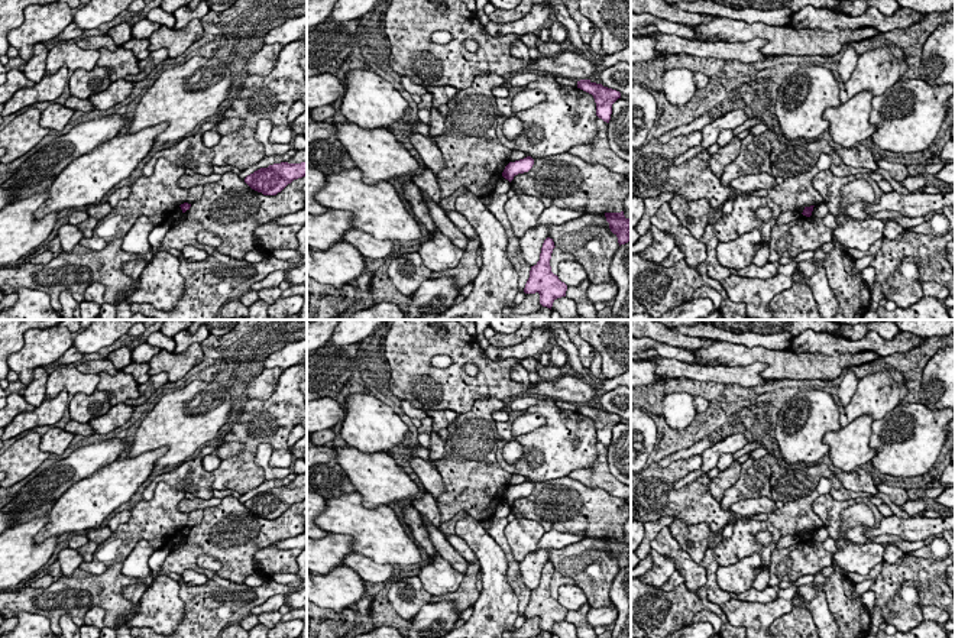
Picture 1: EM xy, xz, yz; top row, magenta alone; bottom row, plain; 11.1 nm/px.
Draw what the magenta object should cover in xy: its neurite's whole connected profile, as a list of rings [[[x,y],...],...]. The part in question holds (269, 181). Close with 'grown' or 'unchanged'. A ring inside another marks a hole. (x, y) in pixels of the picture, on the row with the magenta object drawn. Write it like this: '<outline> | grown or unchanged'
[[[307,161],[301,163],[273,163],[260,168],[245,178],[245,182],[263,195],[276,195],[294,179],[307,175]]] | unchanged

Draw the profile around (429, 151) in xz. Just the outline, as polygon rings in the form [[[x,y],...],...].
[[[411,133],[409,142],[414,145],[425,166],[430,168],[436,176],[446,168],[438,146],[428,137],[420,133]]]

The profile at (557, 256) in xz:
[[[554,247],[550,259],[551,272],[554,275],[559,273],[559,263],[563,260],[576,260],[576,259],[573,255],[564,253],[559,247]]]

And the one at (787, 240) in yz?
[[[805,217],[787,224],[776,224],[768,243],[768,262],[796,258],[799,253],[816,250],[829,242],[832,242],[832,230],[825,226],[823,218]]]

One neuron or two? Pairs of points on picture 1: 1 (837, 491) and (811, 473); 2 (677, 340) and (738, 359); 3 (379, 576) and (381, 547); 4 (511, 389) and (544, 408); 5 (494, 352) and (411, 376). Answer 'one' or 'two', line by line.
1: one
2: two
3: two
4: two
5: two

